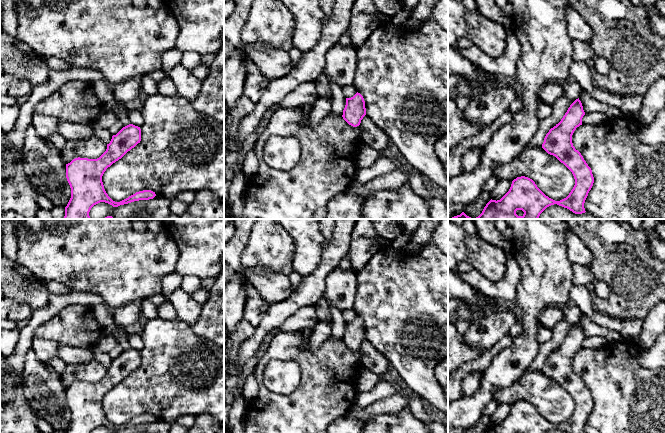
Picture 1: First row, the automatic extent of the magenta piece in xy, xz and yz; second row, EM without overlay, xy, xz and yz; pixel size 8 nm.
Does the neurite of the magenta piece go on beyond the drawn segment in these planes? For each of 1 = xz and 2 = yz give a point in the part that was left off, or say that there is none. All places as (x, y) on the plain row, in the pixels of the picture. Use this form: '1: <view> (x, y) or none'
1: none
2: none

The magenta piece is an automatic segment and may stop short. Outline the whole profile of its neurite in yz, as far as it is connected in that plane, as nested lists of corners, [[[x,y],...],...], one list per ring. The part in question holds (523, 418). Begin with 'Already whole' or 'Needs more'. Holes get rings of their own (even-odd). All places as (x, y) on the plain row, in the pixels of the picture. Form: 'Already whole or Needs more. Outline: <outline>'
Already whole. Outline: [[[578,322],[561,345],[549,354],[542,368],[542,372],[563,387],[574,400],[575,409],[566,422],[555,425],[546,420],[532,403],[521,400],[512,405],[509,415],[500,424],[491,423],[484,433],[546,433],[554,428],[567,433],[585,433],[584,427],[594,401],[591,392],[572,367],[572,359],[582,349],[584,339]]]

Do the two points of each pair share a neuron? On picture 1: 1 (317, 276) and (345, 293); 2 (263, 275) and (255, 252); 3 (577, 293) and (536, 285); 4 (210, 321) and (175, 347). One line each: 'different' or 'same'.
1: different
2: different
3: different
4: different

